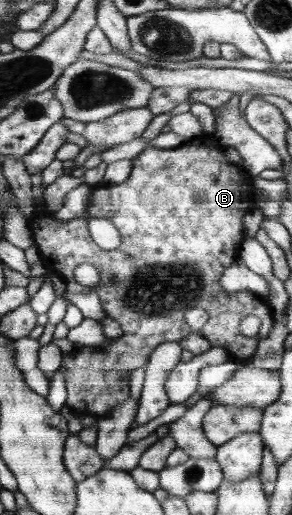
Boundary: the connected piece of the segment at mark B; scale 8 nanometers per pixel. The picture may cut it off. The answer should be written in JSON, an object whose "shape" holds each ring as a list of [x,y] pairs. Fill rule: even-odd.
{"shape":[[[202,134],[198,137],[192,137],[183,143],[181,146],[174,148],[146,148],[144,149],[136,158],[132,159],[132,170],[130,176],[120,184],[113,185],[96,185],[95,189],[90,192],[90,200],[88,200],[88,206],[86,206],[86,212],[83,213],[81,217],[73,218],[69,220],[68,223],[58,223],[56,219],[52,220],[52,218],[46,218],[46,220],[42,220],[42,215],[40,212],[37,212],[36,215],[30,220],[30,229],[33,232],[33,239],[37,249],[39,250],[41,256],[41,263],[44,265],[44,268],[48,272],[54,272],[55,274],[60,275],[66,284],[66,290],[71,293],[82,293],[86,294],[87,292],[97,292],[99,299],[101,300],[102,308],[106,314],[106,316],[112,318],[112,320],[116,320],[118,324],[120,324],[123,334],[118,339],[108,340],[108,343],[102,345],[101,347],[106,347],[106,350],[88,350],[88,346],[82,346],[77,348],[73,352],[69,352],[66,355],[63,355],[63,373],[65,378],[65,387],[67,390],[67,401],[65,404],[72,408],[73,410],[82,410],[82,412],[92,412],[92,414],[104,414],[104,412],[110,412],[112,410],[112,404],[122,404],[128,400],[128,380],[124,382],[124,380],[120,380],[120,376],[112,376],[112,378],[108,378],[108,376],[98,376],[100,372],[108,372],[108,370],[136,370],[136,368],[145,367],[149,362],[149,359],[152,357],[152,352],[166,342],[178,342],[180,343],[186,336],[190,336],[192,334],[191,327],[185,321],[184,315],[187,310],[191,308],[203,308],[208,313],[208,320],[205,322],[204,326],[199,329],[198,334],[205,338],[210,343],[212,347],[225,348],[232,359],[240,361],[241,358],[248,358],[248,356],[252,357],[252,354],[256,352],[256,346],[258,346],[260,340],[264,340],[264,338],[268,337],[270,330],[272,330],[272,324],[274,324],[274,320],[272,320],[272,314],[270,314],[270,308],[266,306],[266,304],[262,304],[262,302],[258,302],[258,298],[256,298],[256,294],[250,291],[240,291],[237,293],[229,293],[225,290],[225,288],[221,285],[221,276],[225,274],[225,270],[232,266],[232,263],[239,257],[238,256],[238,244],[242,242],[242,236],[244,236],[244,227],[243,227],[243,216],[246,216],[248,213],[252,213],[257,209],[258,202],[258,193],[254,188],[254,176],[246,175],[244,176],[244,172],[240,170],[240,166],[236,168],[236,166],[232,166],[232,163],[228,164],[226,162],[226,158],[224,158],[224,154],[222,154],[222,148],[220,148],[220,144],[212,138],[213,134]],[[95,222],[102,222],[107,227],[117,230],[121,234],[121,243],[120,246],[117,246],[115,249],[108,250],[100,248],[94,241],[91,235],[89,234],[90,226]],[[81,264],[92,264],[98,269],[100,272],[100,280],[98,284],[95,284],[93,287],[82,286],[75,282],[74,269],[78,268]],[[249,314],[253,314],[257,316],[261,320],[261,325],[259,328],[258,335],[256,337],[246,337],[240,334],[239,326],[240,321]],[[112,384],[112,392],[120,392],[120,394],[106,394],[106,388]]]}

